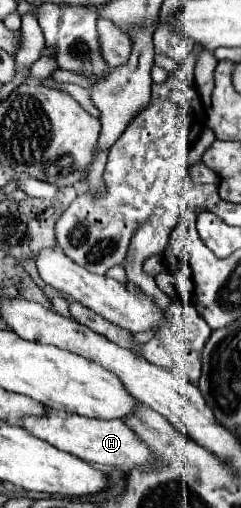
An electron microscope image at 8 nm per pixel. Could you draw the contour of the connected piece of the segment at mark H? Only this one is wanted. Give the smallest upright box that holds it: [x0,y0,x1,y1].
[23,408,153,472]

